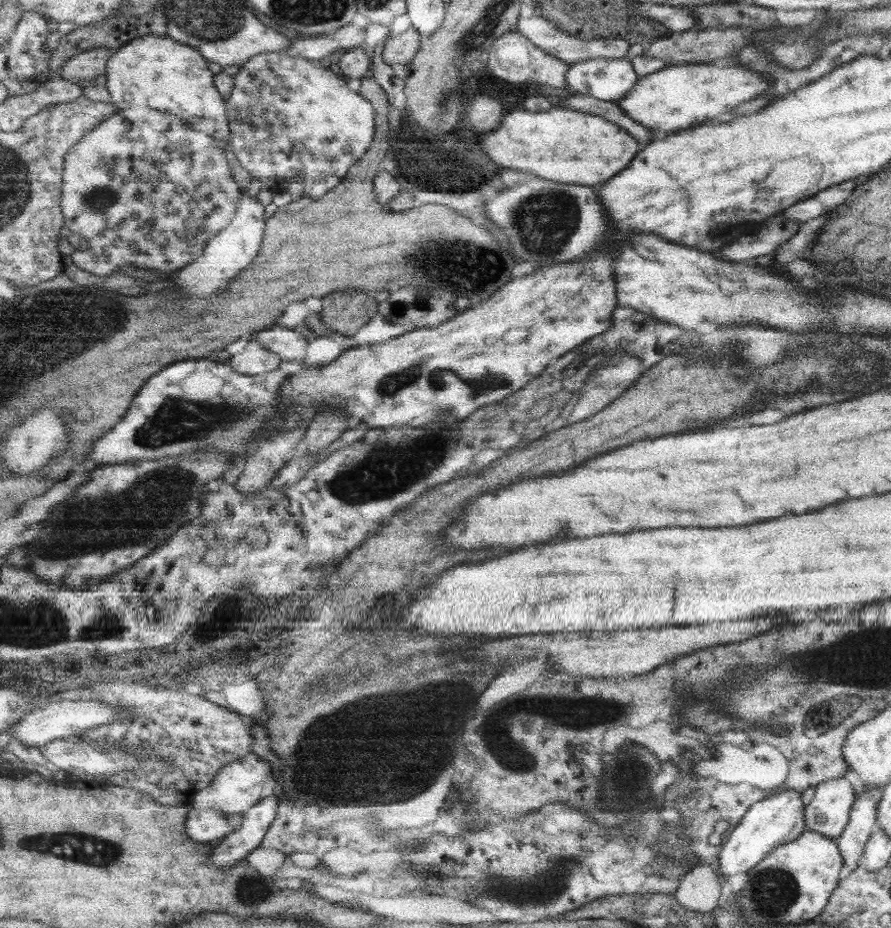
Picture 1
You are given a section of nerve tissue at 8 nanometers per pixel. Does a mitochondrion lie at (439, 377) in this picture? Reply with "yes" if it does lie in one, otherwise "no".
yes

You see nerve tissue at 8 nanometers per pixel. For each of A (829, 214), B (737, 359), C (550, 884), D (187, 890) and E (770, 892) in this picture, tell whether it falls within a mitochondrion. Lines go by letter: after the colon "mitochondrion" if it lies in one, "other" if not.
A: other
B: other
C: mitochondrion
D: other
E: mitochondrion

